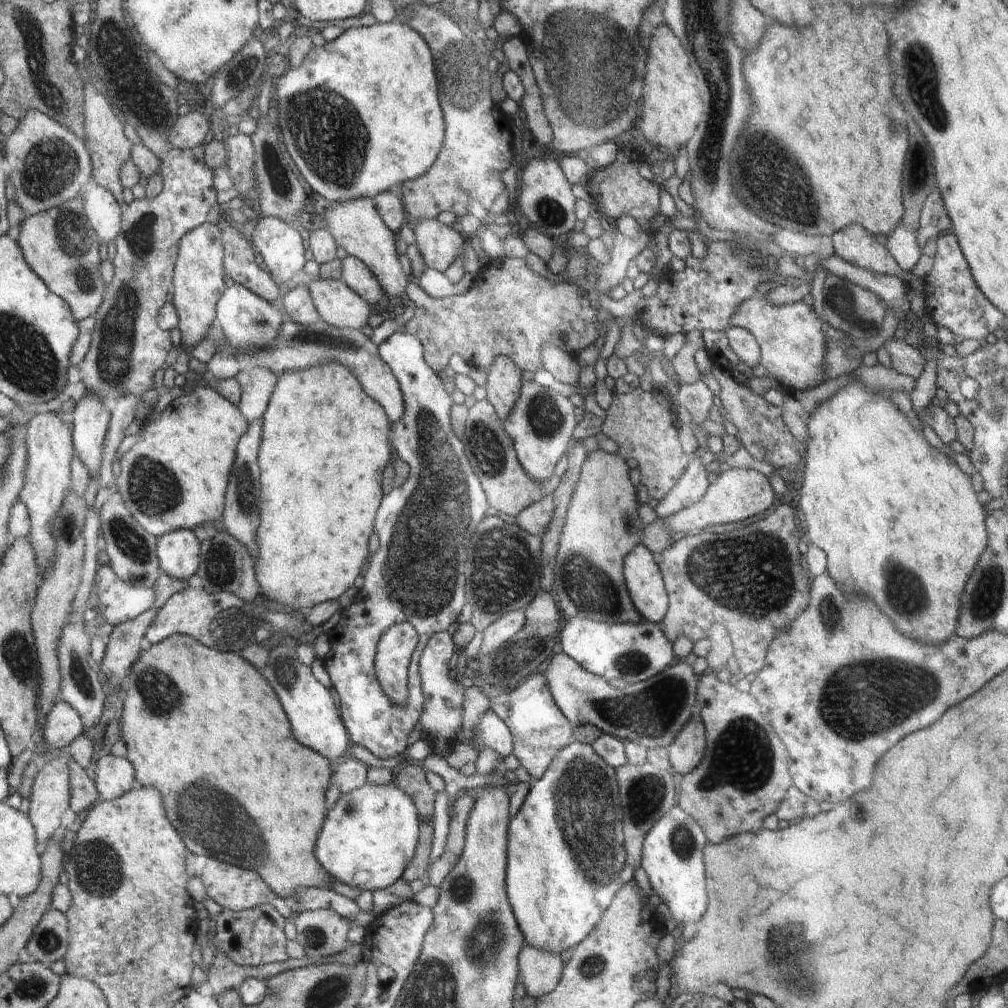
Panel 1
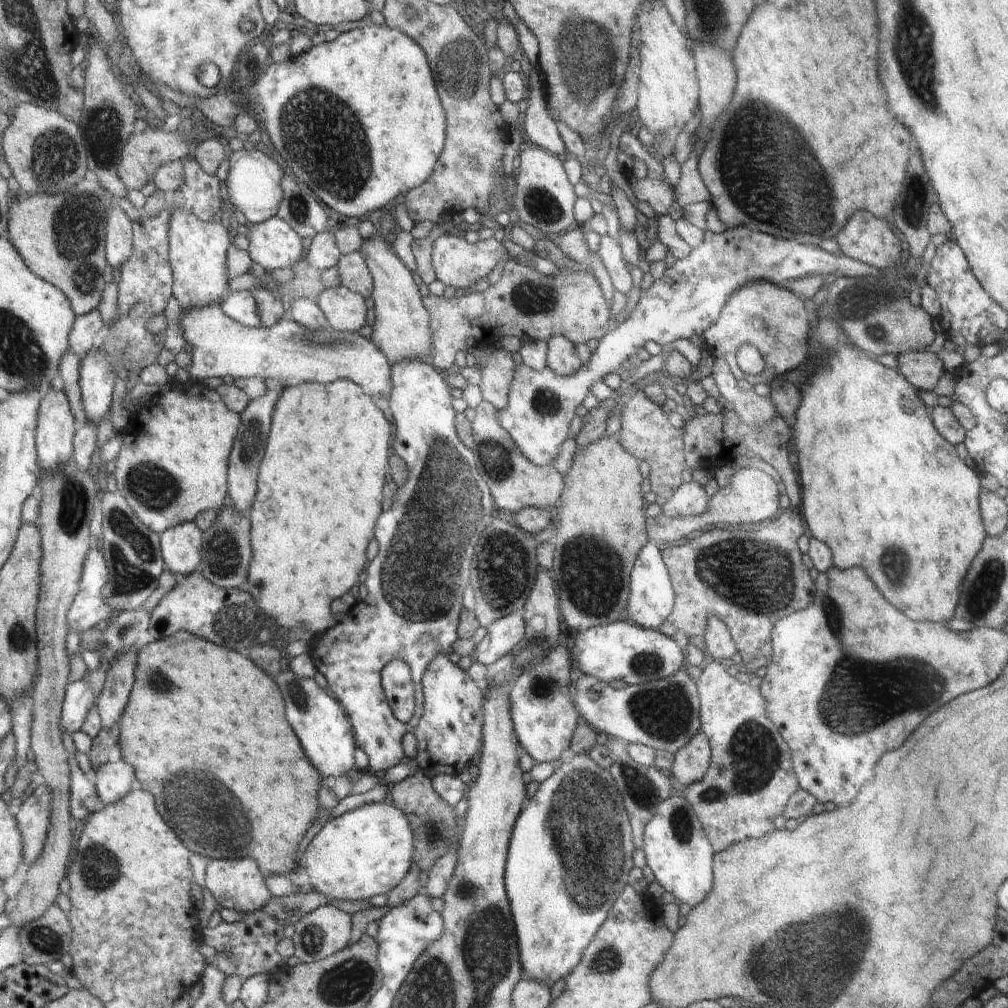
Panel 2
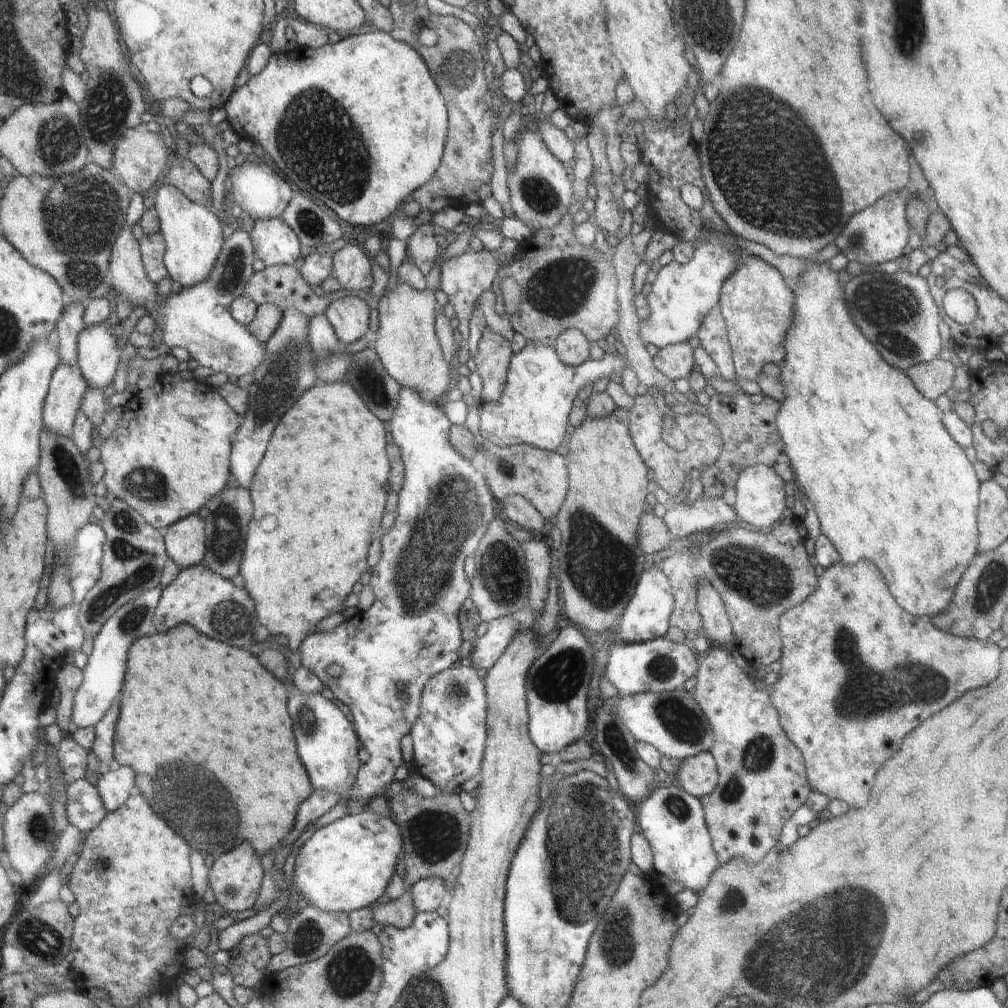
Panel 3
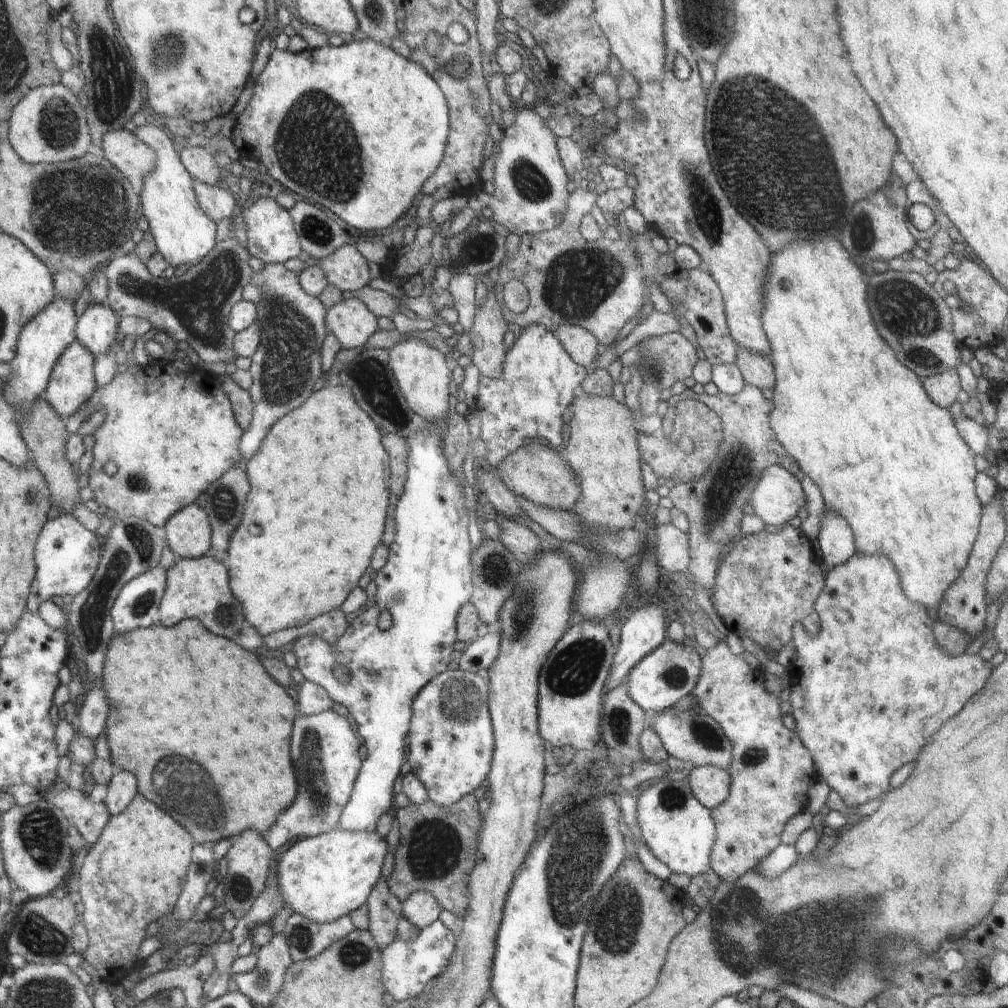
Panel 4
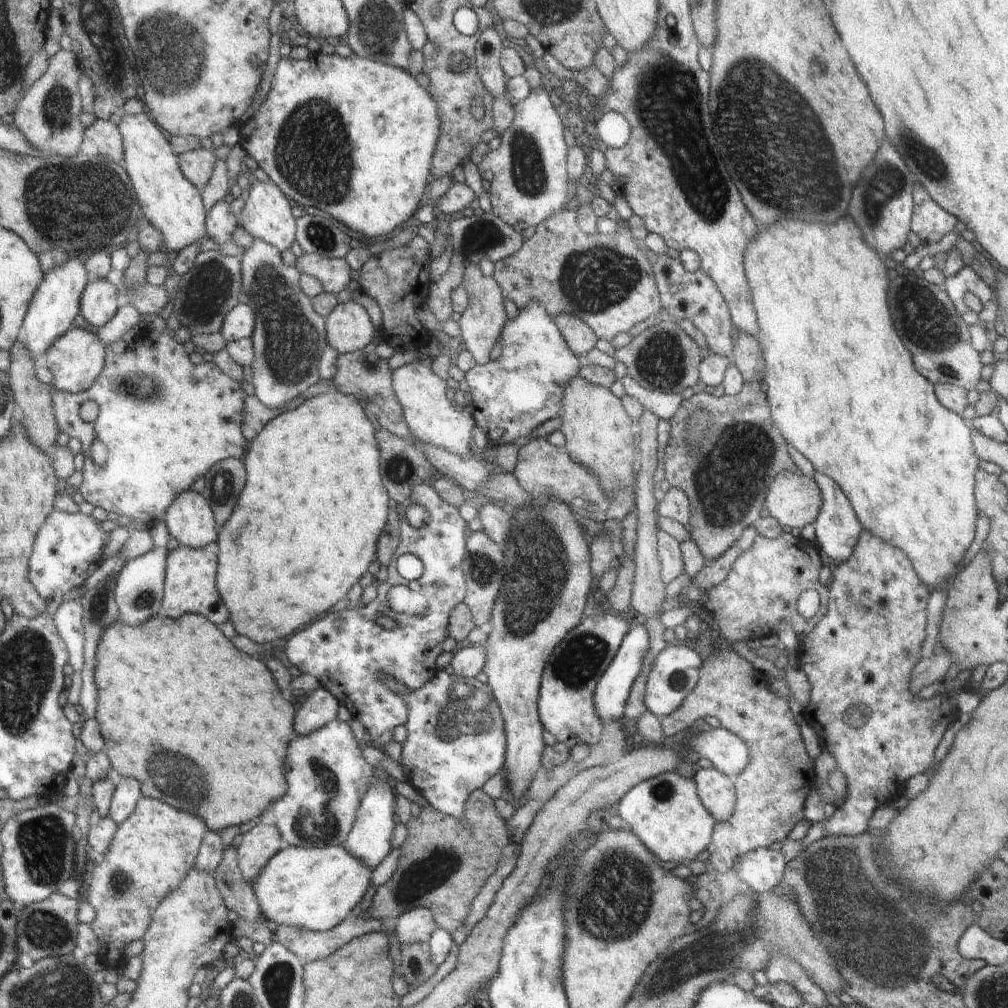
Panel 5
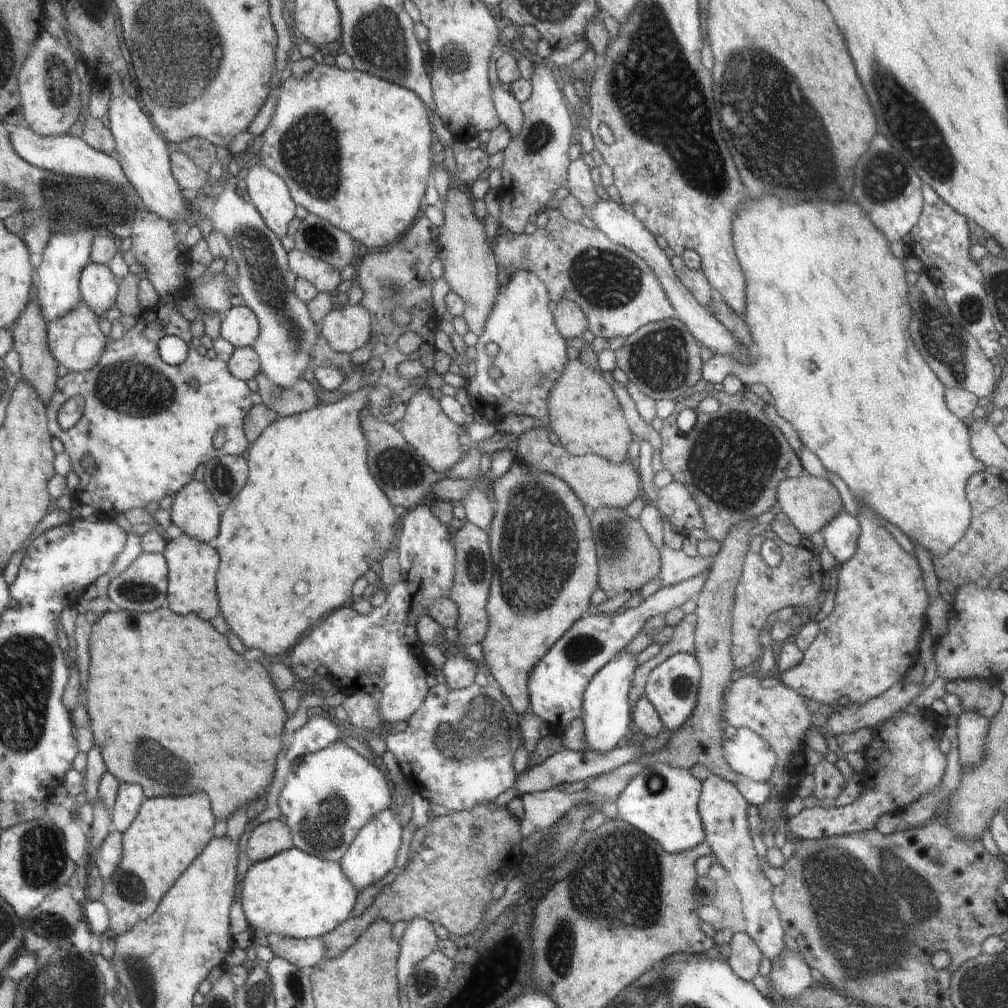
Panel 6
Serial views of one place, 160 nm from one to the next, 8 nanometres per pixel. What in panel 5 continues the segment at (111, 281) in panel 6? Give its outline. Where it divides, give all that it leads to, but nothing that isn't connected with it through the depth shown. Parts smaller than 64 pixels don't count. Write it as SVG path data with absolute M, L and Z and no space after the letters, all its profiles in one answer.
M107 278L89 283L83 294L82 312L87 323L100 328L116 314L118 309L117 288Z

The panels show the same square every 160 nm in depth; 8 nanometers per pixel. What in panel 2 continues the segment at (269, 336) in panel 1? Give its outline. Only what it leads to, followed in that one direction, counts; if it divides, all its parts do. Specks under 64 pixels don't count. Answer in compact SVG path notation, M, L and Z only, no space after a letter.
M233 292L221 303L222 310L236 322L249 327L262 326L258 303L251 292Z

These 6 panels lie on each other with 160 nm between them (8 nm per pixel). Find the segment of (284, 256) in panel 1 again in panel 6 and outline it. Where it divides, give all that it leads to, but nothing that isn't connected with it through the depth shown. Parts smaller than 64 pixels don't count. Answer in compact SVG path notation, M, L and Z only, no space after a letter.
M263 164L251 166L245 170L243 177L246 190L256 210L260 210L264 222L282 238L286 228L294 218L294 199L290 188L276 171Z

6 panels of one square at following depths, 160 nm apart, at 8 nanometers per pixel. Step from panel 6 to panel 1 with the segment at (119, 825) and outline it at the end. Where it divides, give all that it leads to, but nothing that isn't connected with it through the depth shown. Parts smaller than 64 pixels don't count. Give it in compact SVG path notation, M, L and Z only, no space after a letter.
M106 755L100 757L93 767L97 791L105 801L120 798L137 786L134 764L127 757Z

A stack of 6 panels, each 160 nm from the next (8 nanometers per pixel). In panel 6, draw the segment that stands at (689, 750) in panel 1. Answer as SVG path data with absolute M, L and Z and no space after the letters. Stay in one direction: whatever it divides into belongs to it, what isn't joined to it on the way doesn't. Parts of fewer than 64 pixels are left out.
M712 773L702 781L699 813L706 830L706 842L711 846L711 855L727 870L742 898L742 914L746 921L744 930L757 942L764 956L773 962L786 949L786 929L779 909L774 908L775 902L772 902L772 883L763 873L763 864L752 842L753 837L749 830L750 812L751 806L734 782Z

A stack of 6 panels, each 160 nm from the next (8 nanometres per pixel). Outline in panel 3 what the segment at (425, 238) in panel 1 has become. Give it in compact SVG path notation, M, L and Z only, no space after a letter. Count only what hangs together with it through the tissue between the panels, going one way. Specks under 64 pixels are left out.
M482 249L481 251L466 251L452 260L441 262L440 267L440 288L448 297L452 304L456 318L459 322L458 337L461 343L468 342L468 320L471 318L472 311L480 298L480 295L486 290L492 289L491 286L498 276L498 272L510 261L502 262L495 256L494 251Z

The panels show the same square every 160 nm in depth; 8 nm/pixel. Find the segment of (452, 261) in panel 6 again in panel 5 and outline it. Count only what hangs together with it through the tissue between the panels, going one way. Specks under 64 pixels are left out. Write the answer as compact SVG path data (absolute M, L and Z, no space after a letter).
M470 263L463 270L461 284L467 294L470 296L470 304L461 314L459 327L461 338L466 348L478 365L486 364L489 361L490 350L499 340L499 334L502 333L503 326L506 324L506 310L504 310L503 292L500 292L496 279L491 276L484 276L478 268L479 264Z

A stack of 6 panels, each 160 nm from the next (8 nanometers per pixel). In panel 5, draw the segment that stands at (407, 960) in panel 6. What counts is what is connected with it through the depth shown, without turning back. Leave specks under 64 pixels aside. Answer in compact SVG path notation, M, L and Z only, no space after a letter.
M426 907L407 910L394 924L395 935L402 945L428 942L437 927L432 911Z

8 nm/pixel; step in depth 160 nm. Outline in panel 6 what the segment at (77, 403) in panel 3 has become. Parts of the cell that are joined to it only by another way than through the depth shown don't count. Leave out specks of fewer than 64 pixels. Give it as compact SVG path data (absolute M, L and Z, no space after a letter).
M83 300L74 311L54 319L50 324L53 353L70 372L88 372L94 365L98 364L104 349L107 348L110 339L100 331L97 316L98 314L92 310L92 307Z

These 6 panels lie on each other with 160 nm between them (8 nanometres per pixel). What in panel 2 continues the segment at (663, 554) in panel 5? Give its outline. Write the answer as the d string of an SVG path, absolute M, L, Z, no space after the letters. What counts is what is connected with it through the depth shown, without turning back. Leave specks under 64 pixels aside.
M687 479L662 506L662 513L669 517L699 517L708 510L710 499L702 486Z

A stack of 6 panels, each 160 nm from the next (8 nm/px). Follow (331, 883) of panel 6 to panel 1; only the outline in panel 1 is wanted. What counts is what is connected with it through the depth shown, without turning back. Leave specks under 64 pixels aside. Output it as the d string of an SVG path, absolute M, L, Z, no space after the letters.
M367 782L362 788L339 796L328 813L323 832L319 834L315 855L332 879L363 891L374 892L388 889L403 876L402 872L407 870L418 851L416 844L419 844L418 816L412 799L396 784L382 786Z

